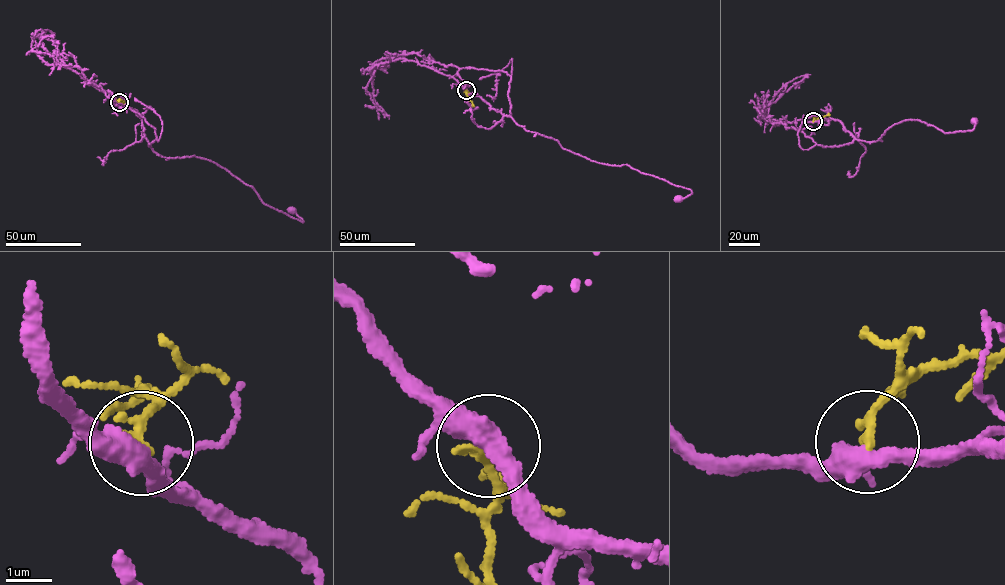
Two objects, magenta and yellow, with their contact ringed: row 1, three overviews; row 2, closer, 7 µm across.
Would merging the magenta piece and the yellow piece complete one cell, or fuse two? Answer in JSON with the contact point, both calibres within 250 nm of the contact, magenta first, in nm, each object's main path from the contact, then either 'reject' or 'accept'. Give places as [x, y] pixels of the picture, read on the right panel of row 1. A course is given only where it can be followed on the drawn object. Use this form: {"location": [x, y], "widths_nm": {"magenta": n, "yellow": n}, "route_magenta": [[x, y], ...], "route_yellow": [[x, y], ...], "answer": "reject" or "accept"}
{"location": [813, 121], "widths_nm": {"magenta": 440, "yellow": 200}, "route_magenta": [[813, 121], [836, 119], [867, 142], [908, 119], [945, 133], [972, 130], [974, 121]], "route_yellow": [[813, 121], [828, 113]], "answer": "reject"}

